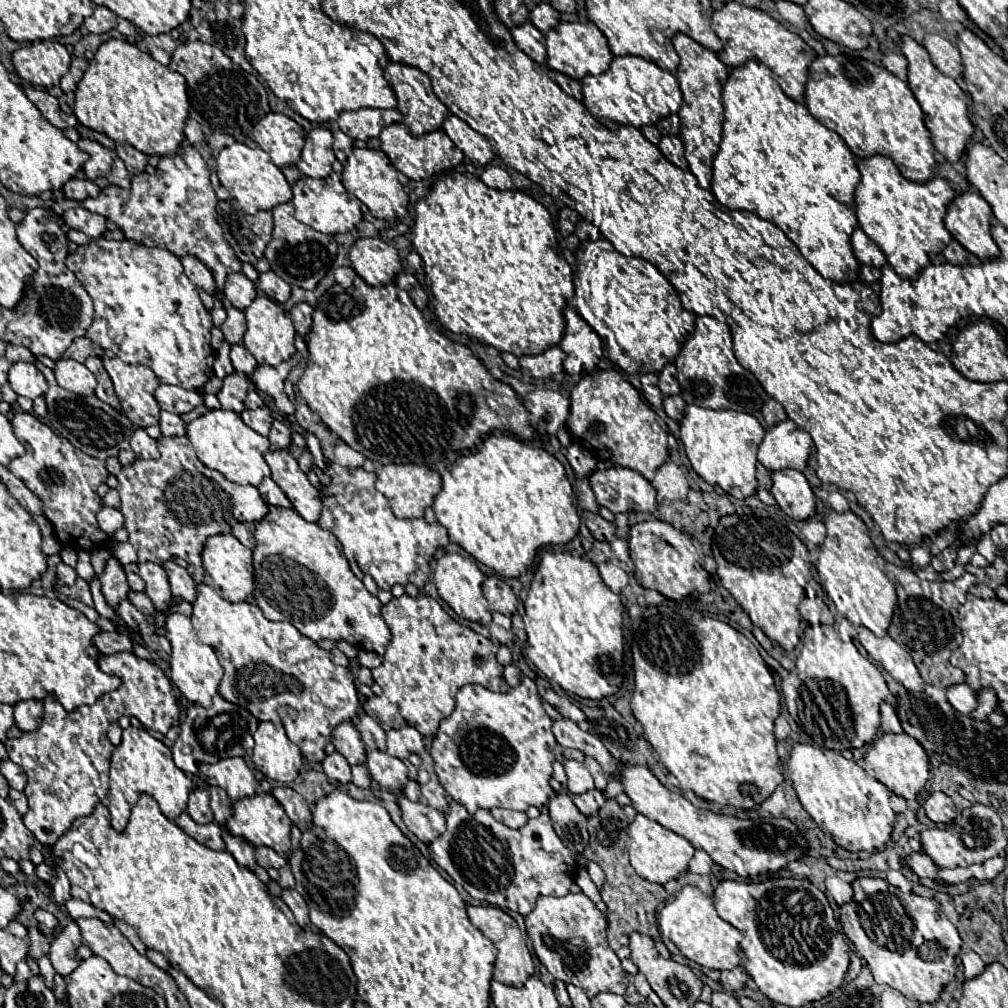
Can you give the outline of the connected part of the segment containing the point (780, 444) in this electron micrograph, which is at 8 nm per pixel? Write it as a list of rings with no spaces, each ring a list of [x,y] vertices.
[[[783,420],[765,432],[763,442],[759,444],[757,460],[771,472],[793,468],[803,472],[807,466],[811,436],[801,430],[793,420]]]

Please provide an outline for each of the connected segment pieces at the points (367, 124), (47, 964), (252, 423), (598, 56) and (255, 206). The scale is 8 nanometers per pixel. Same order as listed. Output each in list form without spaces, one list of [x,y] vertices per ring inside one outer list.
[[[361,108],[353,112],[343,112],[339,116],[339,128],[353,140],[369,140],[379,136],[379,132],[393,124],[401,122],[403,116],[397,108],[377,110],[377,108]]]
[[[47,955],[42,956],[38,961],[40,974],[43,976],[45,980],[45,984],[48,988],[53,990],[54,988],[54,976],[56,974],[50,959]]]
[[[255,408],[255,410],[243,410],[241,412],[241,418],[243,422],[253,428],[255,432],[259,432],[261,436],[267,436],[269,434],[269,428],[271,428],[271,422],[273,422],[273,416],[267,408]]]
[[[561,22],[559,26],[555,26],[553,30],[549,30],[545,34],[545,46],[547,46],[547,66],[551,70],[557,70],[565,76],[571,76],[573,80],[581,80],[587,74],[601,74],[609,68],[613,54],[607,46],[607,38],[601,34],[601,30],[589,22],[589,24],[581,24],[581,22]]]
[[[235,142],[221,150],[217,156],[217,176],[221,186],[225,186],[233,198],[233,202],[247,214],[255,214],[259,210],[271,210],[277,204],[285,204],[291,200],[291,186],[285,180],[283,172],[271,162],[269,154],[261,148],[249,148],[247,144]]]

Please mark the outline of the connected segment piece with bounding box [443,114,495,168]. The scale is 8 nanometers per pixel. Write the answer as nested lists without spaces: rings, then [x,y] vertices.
[[[447,116],[445,122],[443,122],[443,130],[445,134],[453,140],[453,144],[465,154],[465,158],[469,158],[475,166],[485,166],[493,160],[493,148],[491,148],[491,142],[475,132],[473,128],[469,128],[463,120],[459,120],[457,116]]]

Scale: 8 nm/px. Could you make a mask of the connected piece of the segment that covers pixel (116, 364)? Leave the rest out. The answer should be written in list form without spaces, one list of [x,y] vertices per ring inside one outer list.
[[[103,358],[103,366],[113,380],[125,416],[141,428],[159,424],[161,408],[153,396],[159,386],[155,372],[149,366],[133,366],[119,358]]]

